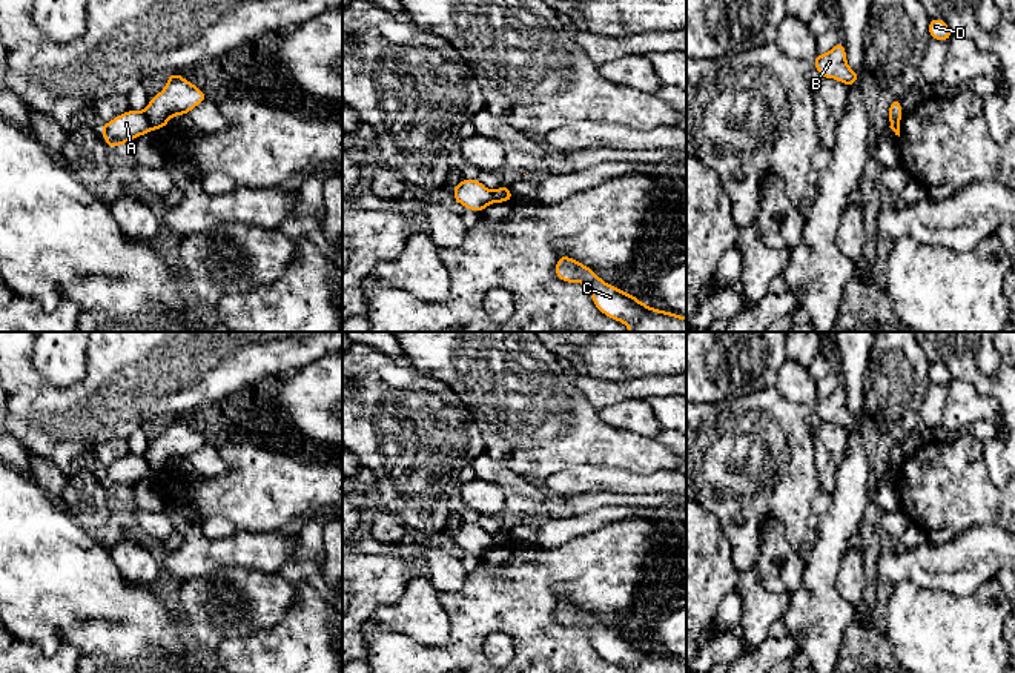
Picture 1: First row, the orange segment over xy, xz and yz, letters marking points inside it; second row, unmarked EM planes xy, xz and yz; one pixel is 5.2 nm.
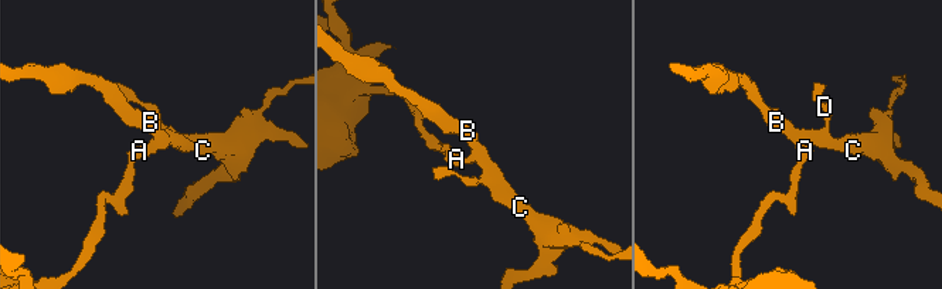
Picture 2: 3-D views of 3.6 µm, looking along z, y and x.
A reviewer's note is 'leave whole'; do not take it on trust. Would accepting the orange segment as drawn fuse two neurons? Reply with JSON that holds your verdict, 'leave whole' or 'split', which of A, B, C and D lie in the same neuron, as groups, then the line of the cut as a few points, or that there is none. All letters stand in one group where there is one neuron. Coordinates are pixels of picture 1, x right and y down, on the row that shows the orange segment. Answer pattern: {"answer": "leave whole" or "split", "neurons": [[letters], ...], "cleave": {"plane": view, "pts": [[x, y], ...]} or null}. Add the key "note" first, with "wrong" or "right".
{"note": "wrong", "answer": "split", "neurons": [["A"], ["B", "C", "D"]], "cleave": {"plane": "xy", "pts": [[143, 112], [154, 128]]}}

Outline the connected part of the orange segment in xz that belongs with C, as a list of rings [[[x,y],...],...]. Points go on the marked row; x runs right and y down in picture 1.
[[[560,255],[554,272],[565,283],[584,283],[594,306],[611,320],[623,323],[630,332],[686,332],[686,317],[646,306],[633,293],[605,283],[577,260]]]

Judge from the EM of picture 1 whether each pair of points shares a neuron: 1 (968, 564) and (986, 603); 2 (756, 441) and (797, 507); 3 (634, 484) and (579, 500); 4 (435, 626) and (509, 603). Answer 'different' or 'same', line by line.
1: different
2: same
3: different
4: different

